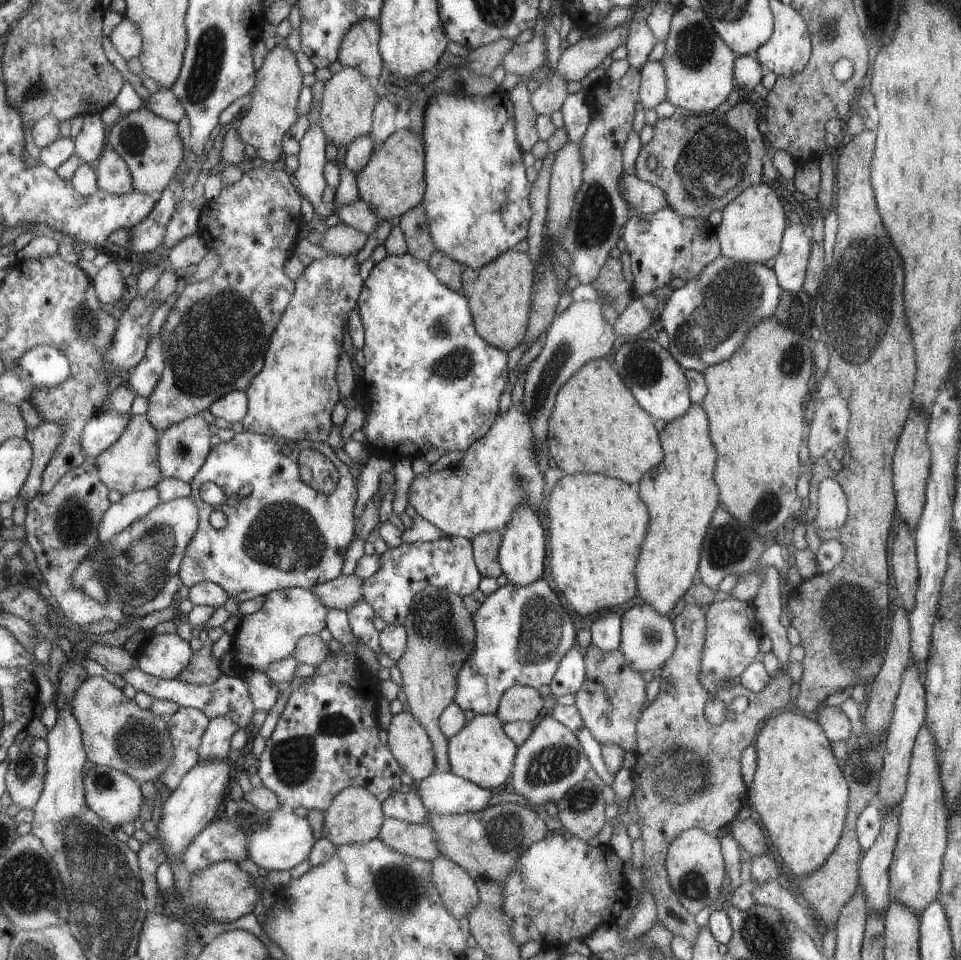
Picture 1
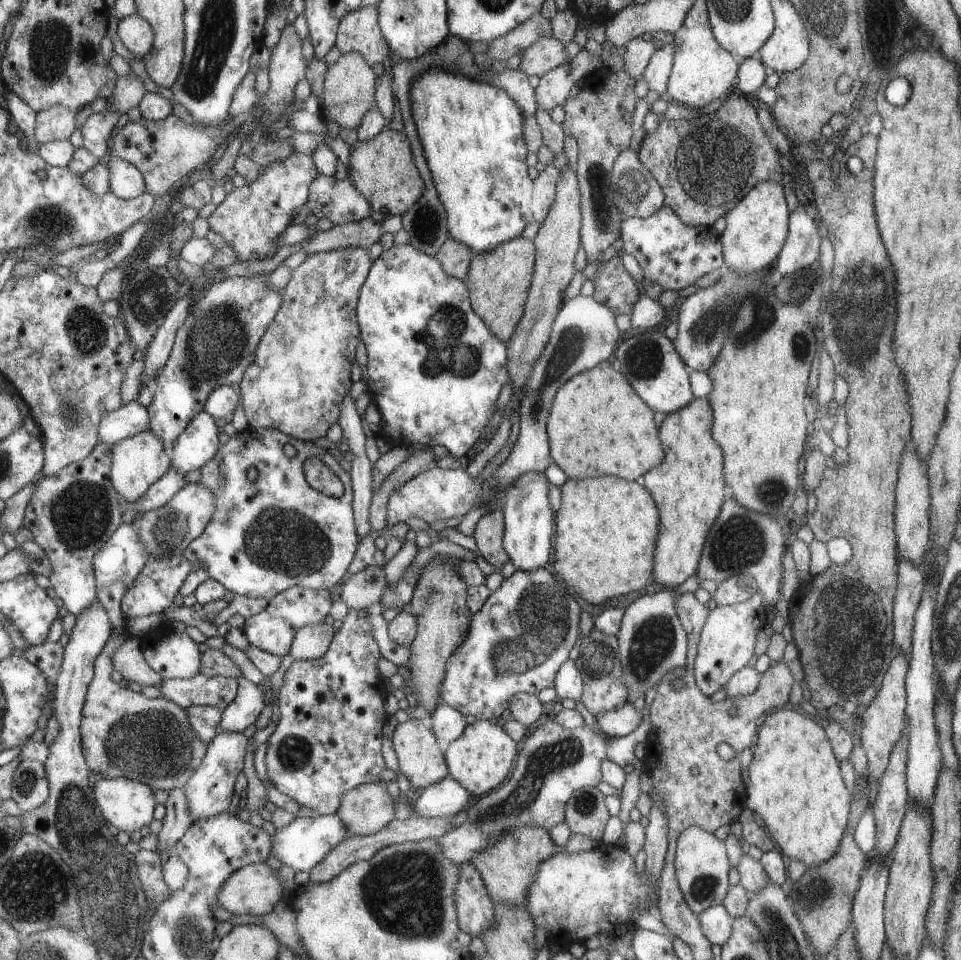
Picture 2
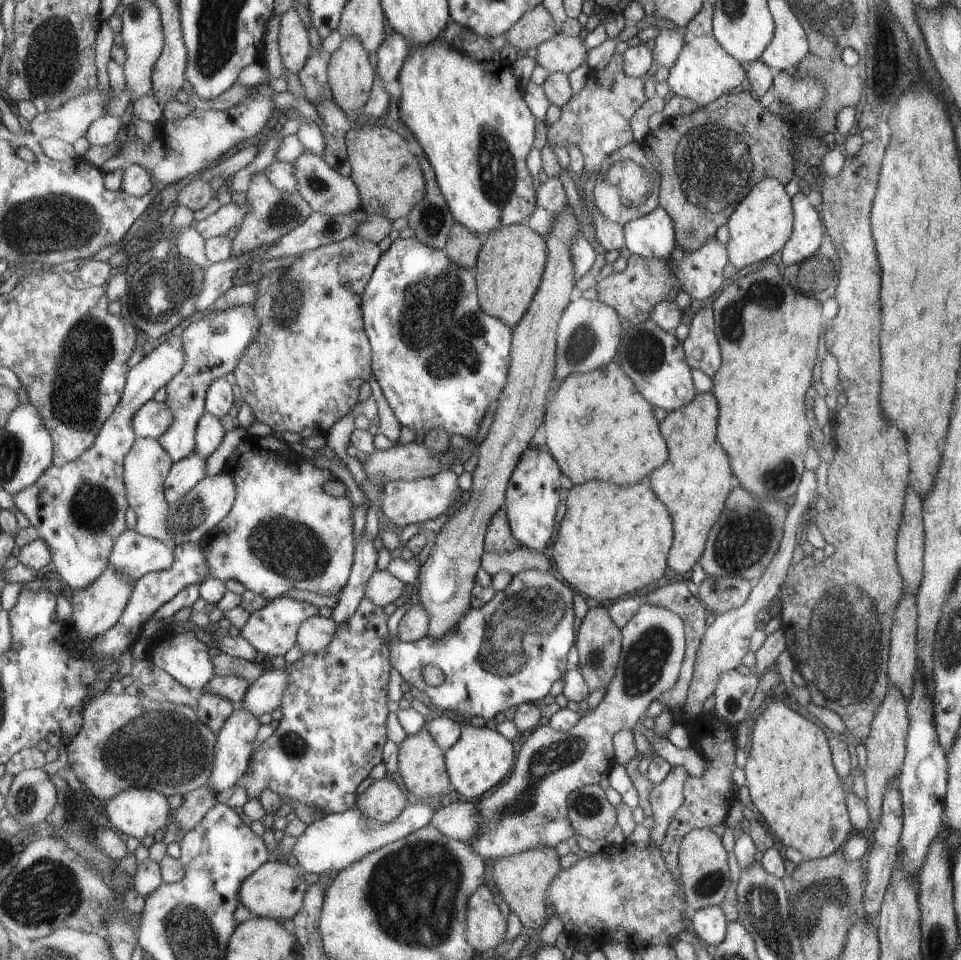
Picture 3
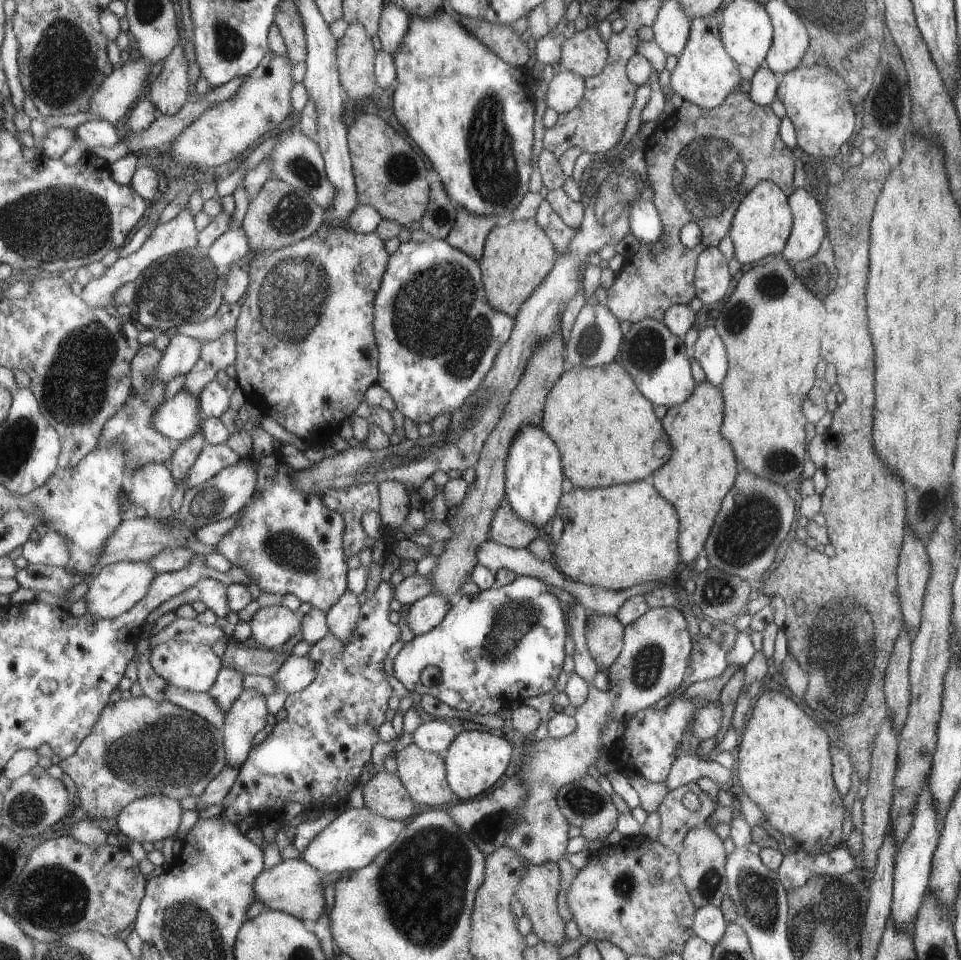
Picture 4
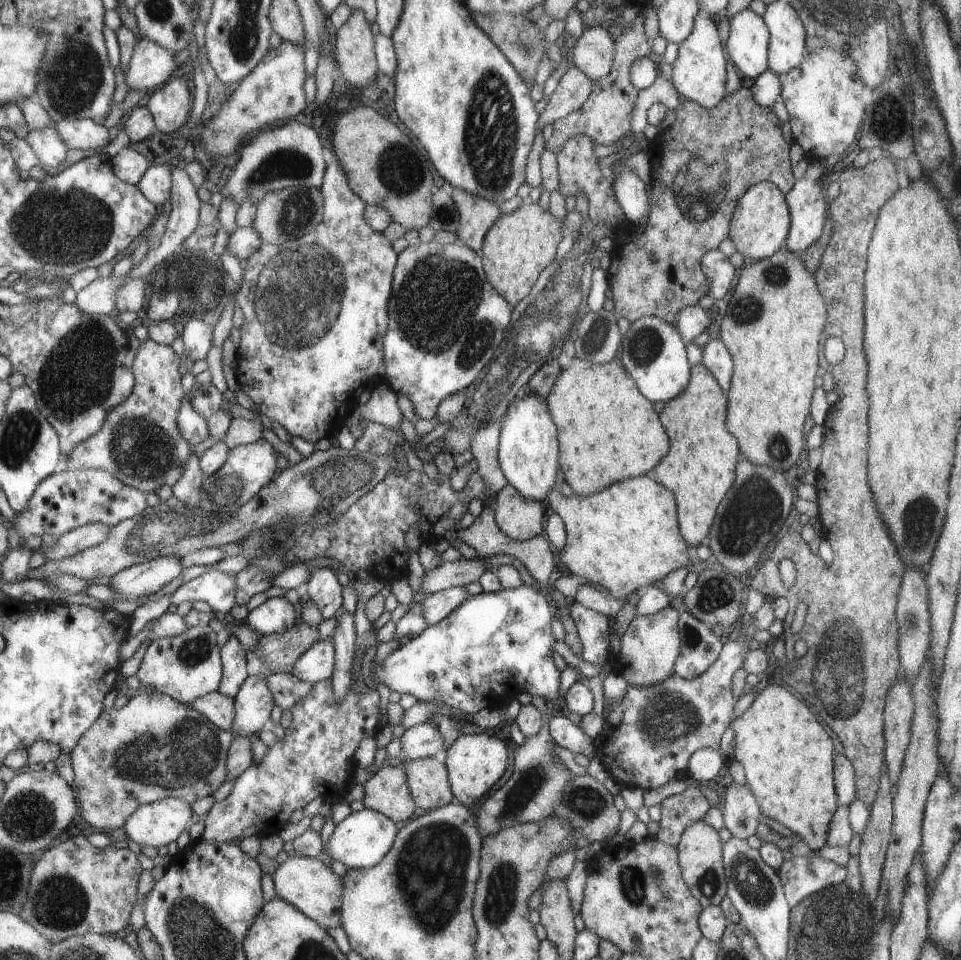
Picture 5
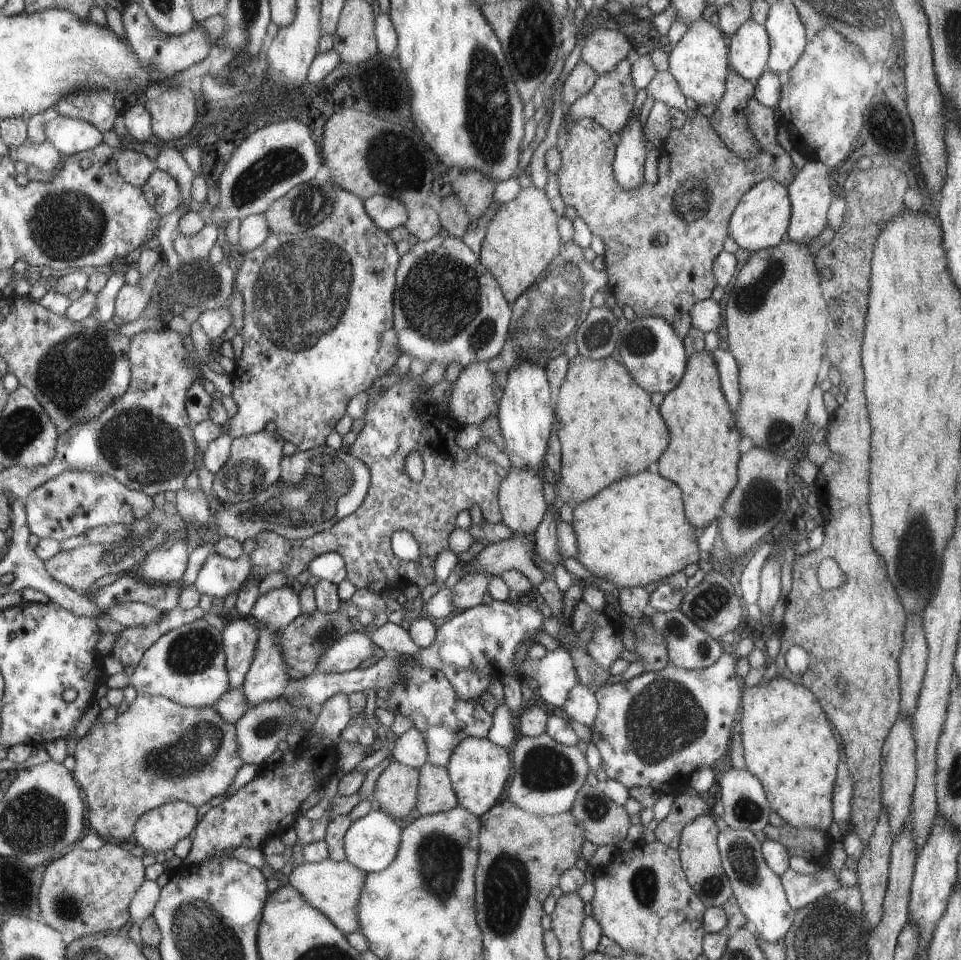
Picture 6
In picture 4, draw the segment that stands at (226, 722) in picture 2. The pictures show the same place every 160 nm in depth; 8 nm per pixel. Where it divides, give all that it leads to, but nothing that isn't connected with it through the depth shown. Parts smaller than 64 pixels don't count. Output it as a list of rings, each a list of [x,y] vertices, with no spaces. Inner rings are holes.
[[[289,654],[277,672],[270,676],[274,682],[274,691],[266,694],[269,714],[275,713],[284,706],[285,697],[292,692],[305,688],[314,677],[312,664],[305,656]]]

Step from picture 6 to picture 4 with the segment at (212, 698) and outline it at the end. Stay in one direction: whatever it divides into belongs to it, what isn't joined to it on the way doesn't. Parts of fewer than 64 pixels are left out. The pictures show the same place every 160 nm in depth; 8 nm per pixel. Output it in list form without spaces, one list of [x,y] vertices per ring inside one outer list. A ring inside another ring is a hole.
[[[168,640],[158,645],[150,654],[154,672],[163,677],[170,685],[186,691],[209,693],[216,684],[224,660],[219,658],[208,644],[184,643]]]

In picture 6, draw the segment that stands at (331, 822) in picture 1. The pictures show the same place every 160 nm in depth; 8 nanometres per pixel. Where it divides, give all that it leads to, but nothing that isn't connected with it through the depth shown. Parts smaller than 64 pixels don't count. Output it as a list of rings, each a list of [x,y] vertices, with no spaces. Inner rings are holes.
[[[391,760],[374,782],[369,798],[371,808],[384,811],[399,822],[411,812],[413,806],[416,806],[418,789],[418,767],[410,767]]]

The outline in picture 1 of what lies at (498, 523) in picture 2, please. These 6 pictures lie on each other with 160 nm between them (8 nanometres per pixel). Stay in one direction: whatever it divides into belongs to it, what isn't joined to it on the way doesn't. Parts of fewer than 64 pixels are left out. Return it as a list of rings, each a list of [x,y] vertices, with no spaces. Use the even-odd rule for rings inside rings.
[[[499,531],[479,533],[470,540],[473,545],[473,558],[476,559],[477,570],[482,578],[497,578],[502,573],[499,563],[501,540],[503,534]]]

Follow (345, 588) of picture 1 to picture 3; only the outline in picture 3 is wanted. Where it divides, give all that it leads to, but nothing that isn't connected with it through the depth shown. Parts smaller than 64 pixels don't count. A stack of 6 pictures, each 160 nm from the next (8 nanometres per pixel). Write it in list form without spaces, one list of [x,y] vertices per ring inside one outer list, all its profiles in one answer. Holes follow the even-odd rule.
[[[375,570],[367,579],[364,597],[376,603],[378,607],[384,607],[397,600],[404,588],[405,585],[397,578],[393,578],[386,570]]]

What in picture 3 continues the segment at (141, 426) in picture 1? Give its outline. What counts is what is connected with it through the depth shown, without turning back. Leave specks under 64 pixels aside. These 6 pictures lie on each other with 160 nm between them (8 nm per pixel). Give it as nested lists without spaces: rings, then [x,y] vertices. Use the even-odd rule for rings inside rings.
[[[151,437],[136,440],[133,448],[125,457],[124,475],[128,488],[130,508],[137,514],[135,530],[142,535],[153,537],[174,545],[173,533],[169,530],[170,502],[165,494],[165,481],[174,465],[172,456],[163,445]]]

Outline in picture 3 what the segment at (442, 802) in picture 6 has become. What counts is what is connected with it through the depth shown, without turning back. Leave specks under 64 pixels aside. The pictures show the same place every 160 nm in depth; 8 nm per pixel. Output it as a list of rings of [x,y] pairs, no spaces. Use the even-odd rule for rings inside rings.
[[[425,724],[417,734],[406,736],[397,746],[397,772],[400,774],[405,788],[413,796],[419,796],[423,801],[438,801],[452,790],[450,778],[444,765],[444,750],[437,746]]]

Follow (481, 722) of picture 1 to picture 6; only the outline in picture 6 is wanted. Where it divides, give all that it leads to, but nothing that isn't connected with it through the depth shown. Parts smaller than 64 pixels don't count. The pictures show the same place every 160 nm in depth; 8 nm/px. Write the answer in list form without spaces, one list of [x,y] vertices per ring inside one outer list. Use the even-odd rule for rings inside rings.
[[[467,737],[456,746],[451,760],[444,767],[448,770],[448,777],[455,789],[458,806],[480,817],[488,812],[497,802],[503,784],[511,770],[509,754],[503,747],[493,744],[489,739]]]

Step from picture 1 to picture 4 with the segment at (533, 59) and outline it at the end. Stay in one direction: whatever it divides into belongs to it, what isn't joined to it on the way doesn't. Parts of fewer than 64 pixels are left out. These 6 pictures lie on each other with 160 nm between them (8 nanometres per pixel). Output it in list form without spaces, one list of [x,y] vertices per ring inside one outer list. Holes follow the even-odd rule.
[[[595,26],[585,27],[582,31],[575,31],[569,39],[558,41],[556,44],[560,49],[561,70],[571,71],[584,79],[599,74],[608,60],[607,42],[598,33]]]

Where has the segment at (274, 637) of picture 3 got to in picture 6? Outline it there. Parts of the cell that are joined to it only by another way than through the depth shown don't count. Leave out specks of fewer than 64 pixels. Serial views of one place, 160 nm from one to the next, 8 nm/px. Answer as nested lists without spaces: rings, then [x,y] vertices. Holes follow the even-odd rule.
[[[289,586],[270,589],[260,595],[249,612],[255,622],[271,624],[281,630],[300,613],[299,597]]]

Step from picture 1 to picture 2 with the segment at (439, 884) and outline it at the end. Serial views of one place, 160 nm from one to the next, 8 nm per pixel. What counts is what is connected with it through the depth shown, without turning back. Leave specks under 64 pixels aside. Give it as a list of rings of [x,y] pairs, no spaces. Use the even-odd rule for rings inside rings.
[[[471,862],[460,864],[460,878],[456,884],[456,921],[467,934],[479,937],[493,926],[494,902],[487,887]]]

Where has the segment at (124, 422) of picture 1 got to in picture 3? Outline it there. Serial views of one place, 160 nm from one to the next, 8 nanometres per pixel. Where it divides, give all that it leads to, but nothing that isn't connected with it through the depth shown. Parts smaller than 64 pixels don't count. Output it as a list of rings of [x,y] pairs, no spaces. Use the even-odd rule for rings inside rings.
[[[151,401],[133,417],[133,428],[139,437],[162,437],[175,422],[173,409],[164,401]]]

